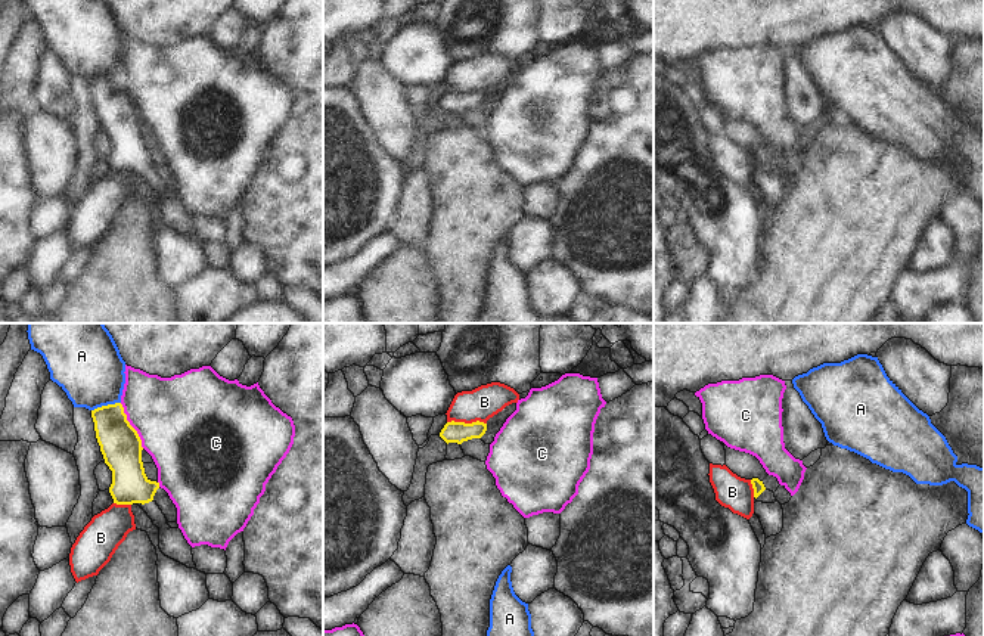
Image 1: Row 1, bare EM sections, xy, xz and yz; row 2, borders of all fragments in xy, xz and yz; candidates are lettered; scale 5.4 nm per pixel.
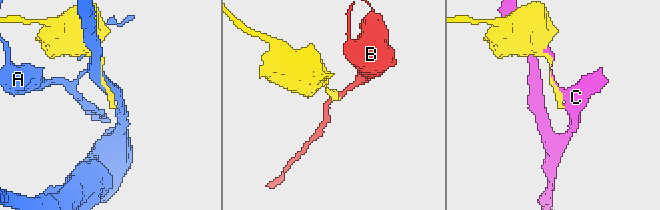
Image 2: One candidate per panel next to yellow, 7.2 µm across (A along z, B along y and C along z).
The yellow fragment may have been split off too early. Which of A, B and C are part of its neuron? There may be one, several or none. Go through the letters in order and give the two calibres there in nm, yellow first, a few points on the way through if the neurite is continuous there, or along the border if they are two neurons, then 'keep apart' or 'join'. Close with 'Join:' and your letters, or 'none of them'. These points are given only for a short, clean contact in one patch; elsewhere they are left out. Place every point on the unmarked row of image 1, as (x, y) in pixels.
A: calibres 220 and 380 nm; keep apart
B: calibres 110 and 180 nm; border xz (447, 90), (483, 90), (486, 93); keep apart
C: calibres 220 and 440 nm; keep apart
Join: none of them

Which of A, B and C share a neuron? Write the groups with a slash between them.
A / B / C

